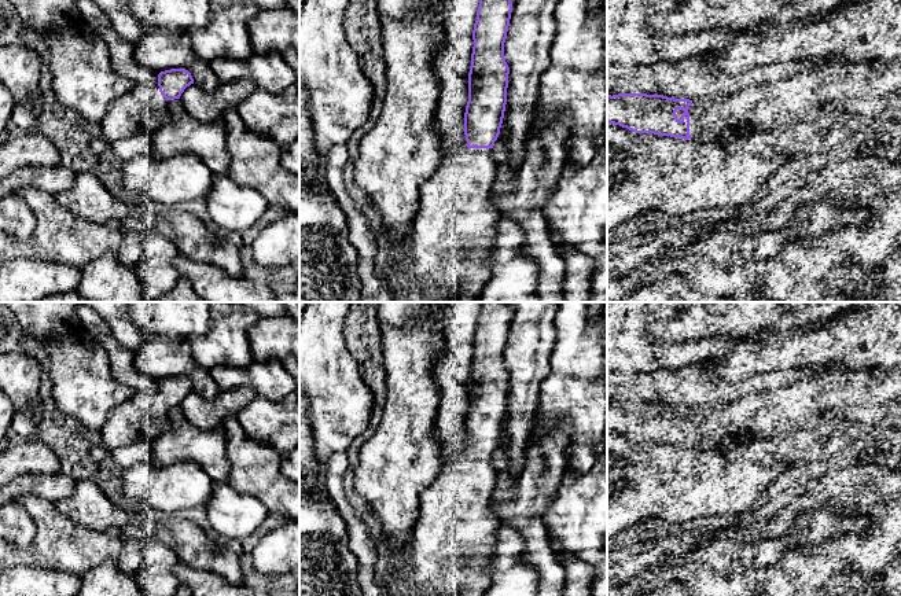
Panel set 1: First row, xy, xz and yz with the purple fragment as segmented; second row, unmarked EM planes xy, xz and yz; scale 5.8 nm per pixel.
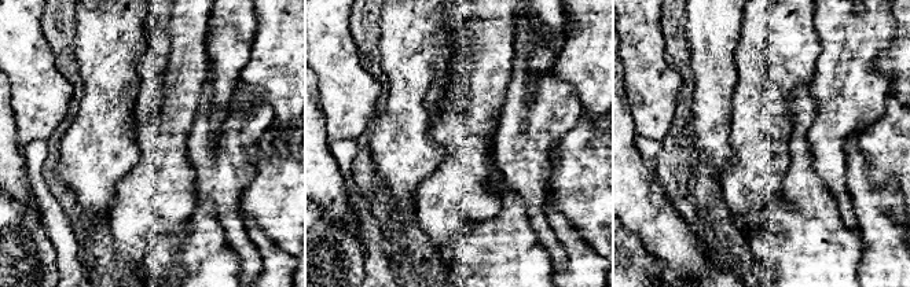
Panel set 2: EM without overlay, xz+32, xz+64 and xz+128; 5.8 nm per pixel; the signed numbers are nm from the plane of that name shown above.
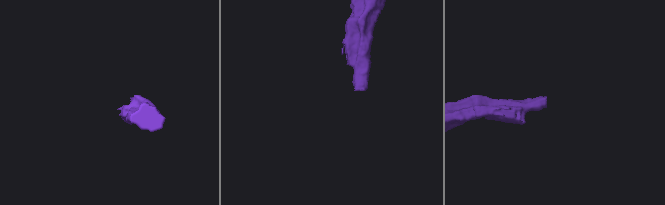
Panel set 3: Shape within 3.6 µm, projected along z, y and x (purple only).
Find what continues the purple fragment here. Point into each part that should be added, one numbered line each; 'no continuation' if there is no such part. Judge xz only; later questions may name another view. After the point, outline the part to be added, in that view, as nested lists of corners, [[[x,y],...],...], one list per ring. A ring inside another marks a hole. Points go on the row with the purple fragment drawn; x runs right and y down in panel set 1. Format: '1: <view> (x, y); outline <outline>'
1: xz (458, 209); outline [[[440,135],[442,158],[437,172],[419,188],[419,206],[411,224],[412,271],[420,284],[422,298],[427,302],[474,302],[492,277],[489,254],[494,244],[500,218],[500,200],[493,187],[497,180],[497,165],[493,148],[468,148],[467,141],[456,141],[450,135]],[[466,249],[468,260],[460,262],[453,255]]]

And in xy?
1: xy (142, 110); outline [[[158,84],[155,87],[133,85],[133,88],[110,103],[100,122],[103,136],[117,141],[137,133],[155,133],[168,121],[168,103]]]

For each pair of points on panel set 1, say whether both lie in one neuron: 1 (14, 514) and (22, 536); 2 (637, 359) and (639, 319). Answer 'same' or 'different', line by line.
1: same
2: same

